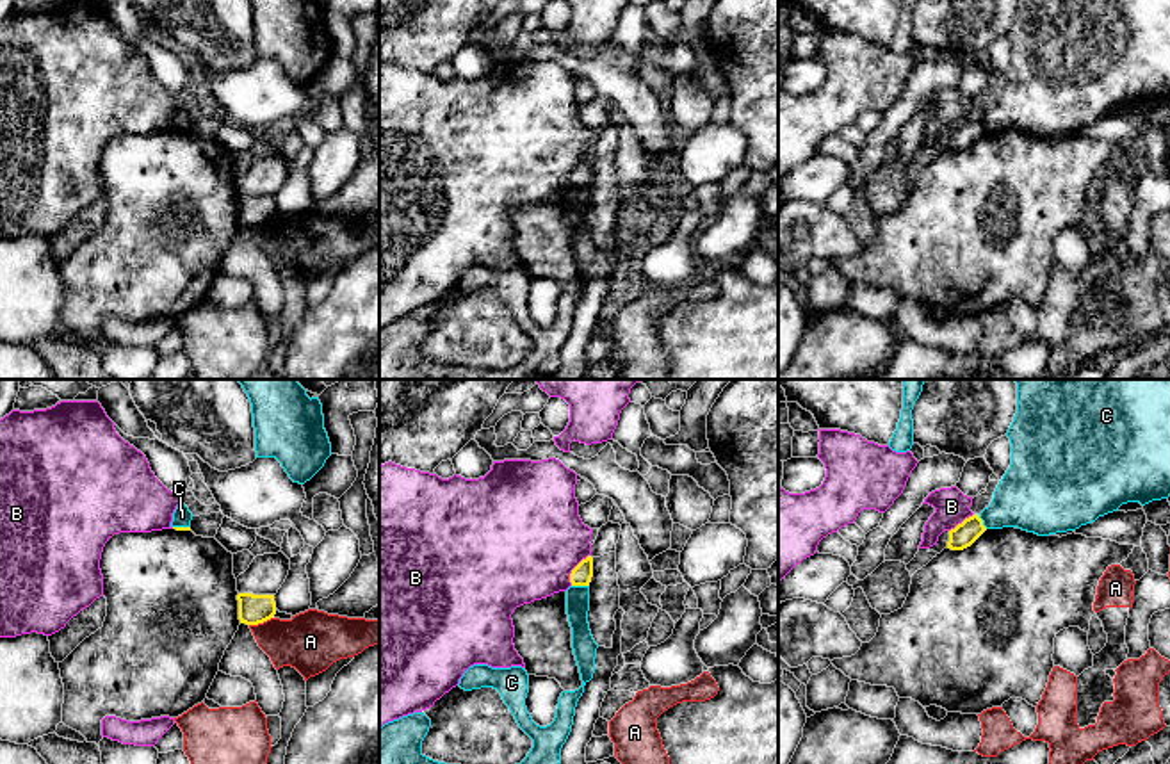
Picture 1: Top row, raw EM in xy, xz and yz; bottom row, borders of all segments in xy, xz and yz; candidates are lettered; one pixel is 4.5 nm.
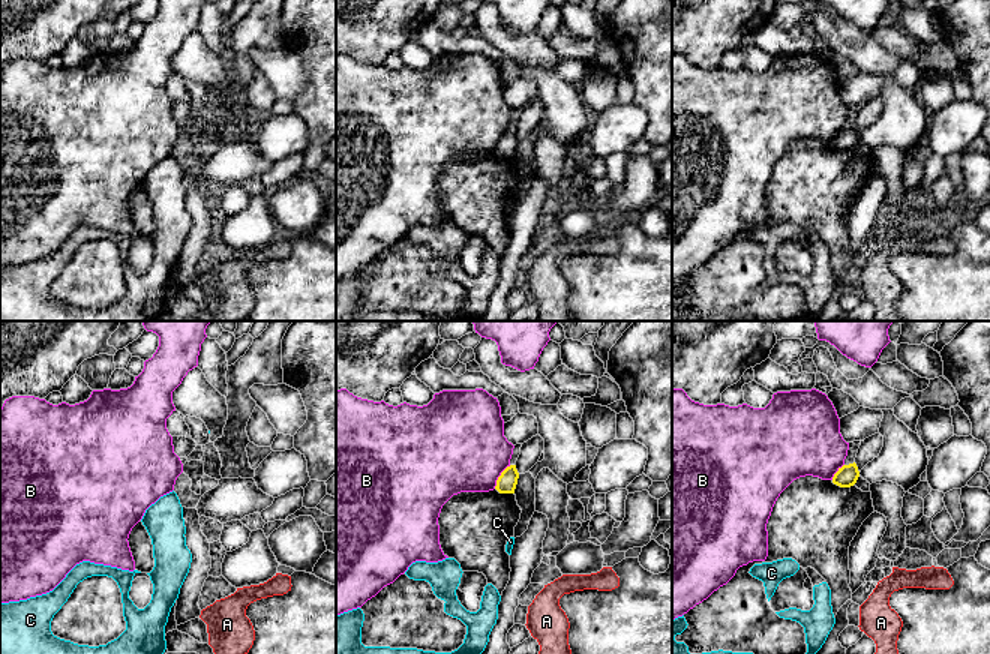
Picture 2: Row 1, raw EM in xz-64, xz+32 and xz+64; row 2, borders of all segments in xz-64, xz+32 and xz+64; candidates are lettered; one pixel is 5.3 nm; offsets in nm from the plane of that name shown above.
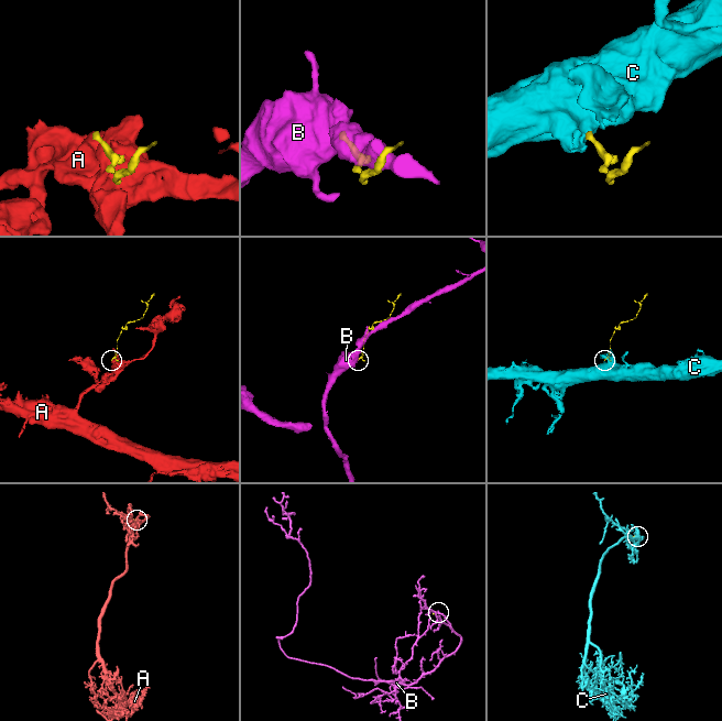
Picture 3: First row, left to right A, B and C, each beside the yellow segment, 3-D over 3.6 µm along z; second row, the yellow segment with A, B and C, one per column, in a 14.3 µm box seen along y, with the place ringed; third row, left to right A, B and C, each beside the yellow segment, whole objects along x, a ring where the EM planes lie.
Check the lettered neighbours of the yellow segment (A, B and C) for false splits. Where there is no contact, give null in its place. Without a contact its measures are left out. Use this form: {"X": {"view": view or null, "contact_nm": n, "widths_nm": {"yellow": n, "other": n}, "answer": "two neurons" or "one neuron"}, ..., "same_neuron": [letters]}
{"A": {"view": "xy", "contact_nm": 120, "widths_nm": {"yellow": 140, "other": 280}, "answer": "two neurons"}, "B": {"view": "xz", "contact_nm": 170, "widths_nm": {"yellow": 100, "other": 500}, "answer": "two neurons"}, "C": {"view": "xz", "contact_nm": 80, "widths_nm": {"yellow": 100, "other": 110}, "answer": "two neurons"}, "same_neuron": []}

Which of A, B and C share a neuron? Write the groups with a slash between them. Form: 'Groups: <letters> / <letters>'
Groups: A / B / C

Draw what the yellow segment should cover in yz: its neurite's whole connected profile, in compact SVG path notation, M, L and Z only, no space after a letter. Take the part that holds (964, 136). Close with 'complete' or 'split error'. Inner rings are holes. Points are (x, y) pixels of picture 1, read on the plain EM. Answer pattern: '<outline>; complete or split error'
M972 116L949 132L947 150L963 151L971 148L985 132L987 128L983 126L979 116Z; complete

